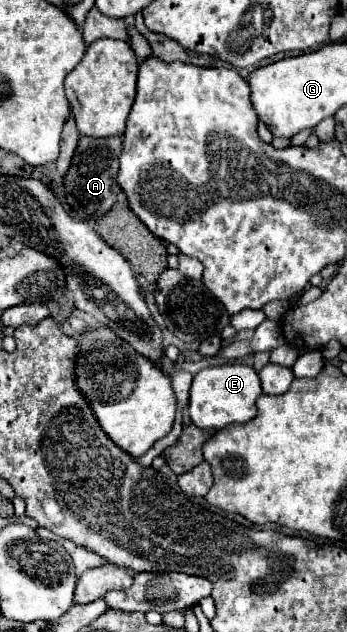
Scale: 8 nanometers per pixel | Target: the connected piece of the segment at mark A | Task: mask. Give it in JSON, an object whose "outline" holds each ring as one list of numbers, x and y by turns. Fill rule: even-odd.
{"outline":[[80,136,72,166,68,168,66,176,62,178,62,188,66,194,66,202,84,222,96,222,104,216,116,202,120,188,116,186,118,174,118,156,120,156,120,138,88,138]]}

